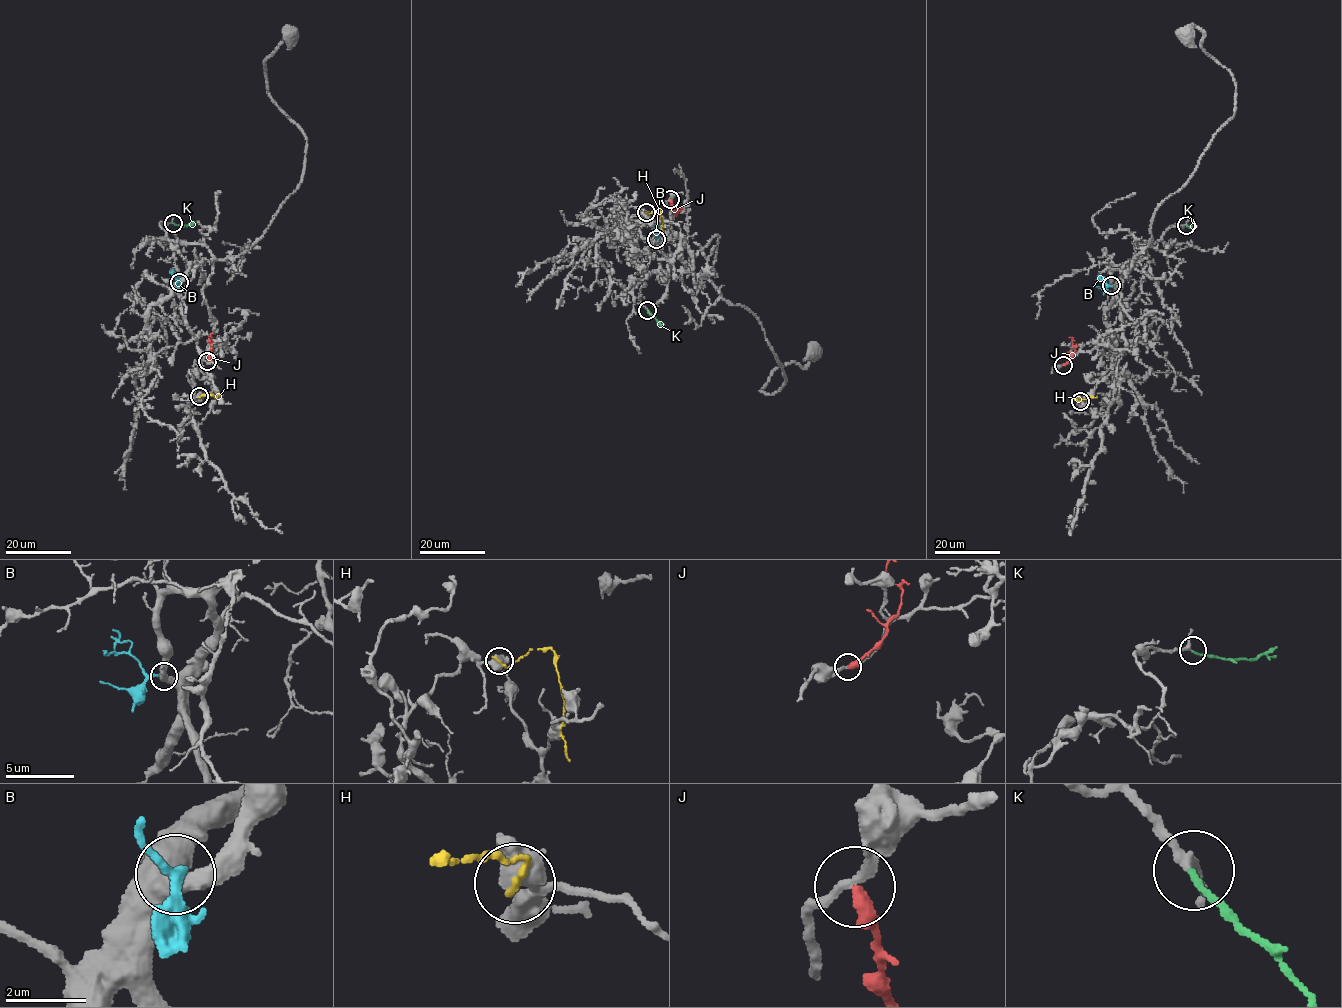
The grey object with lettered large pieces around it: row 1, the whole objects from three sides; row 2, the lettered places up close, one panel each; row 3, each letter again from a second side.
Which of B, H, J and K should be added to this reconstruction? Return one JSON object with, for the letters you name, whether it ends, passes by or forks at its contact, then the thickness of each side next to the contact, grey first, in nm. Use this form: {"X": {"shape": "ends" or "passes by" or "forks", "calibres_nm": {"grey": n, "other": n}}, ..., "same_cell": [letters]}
{"B": {"shape": "ends", "calibres_nm": {"grey": 420, "other": 240}}, "K": {"shape": "ends", "calibres_nm": {"grey": 200, "other": 150}}, "same_cell": ["B", "K"]}

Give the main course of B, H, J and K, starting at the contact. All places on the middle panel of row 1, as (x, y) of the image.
B: (656, 239), (658, 227), (654, 224)
H: (647, 213), (659, 211), (663, 236)
J: (669, 200), (674, 213), (681, 208)
K: (648, 310), (664, 325)

